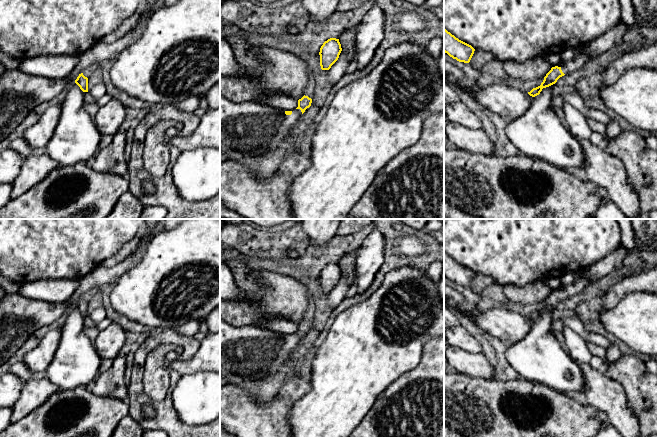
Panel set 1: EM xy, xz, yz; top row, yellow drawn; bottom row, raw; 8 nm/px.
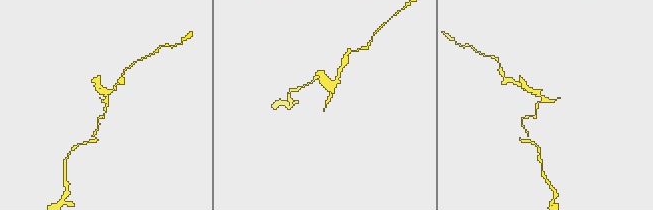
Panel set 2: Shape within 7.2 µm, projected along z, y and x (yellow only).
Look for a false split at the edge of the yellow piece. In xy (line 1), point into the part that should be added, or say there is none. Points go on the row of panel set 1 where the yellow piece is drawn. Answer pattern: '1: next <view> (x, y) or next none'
1: next none

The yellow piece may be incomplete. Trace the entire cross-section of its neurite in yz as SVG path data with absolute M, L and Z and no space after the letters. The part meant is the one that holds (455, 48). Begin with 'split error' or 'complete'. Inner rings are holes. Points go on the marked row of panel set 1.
complete | M444 29L444 52L459 62L469 63L475 49Z

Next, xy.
complete | M83 73L79 74L75 83L80 87L83 92L88 92L88 78L83 75Z

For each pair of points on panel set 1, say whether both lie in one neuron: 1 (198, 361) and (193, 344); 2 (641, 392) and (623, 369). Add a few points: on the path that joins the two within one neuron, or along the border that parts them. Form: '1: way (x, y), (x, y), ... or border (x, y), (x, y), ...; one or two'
1: border (200, 342), (198, 350), (192, 356), (180, 359); two
2: way (640, 386), (629, 375); one

